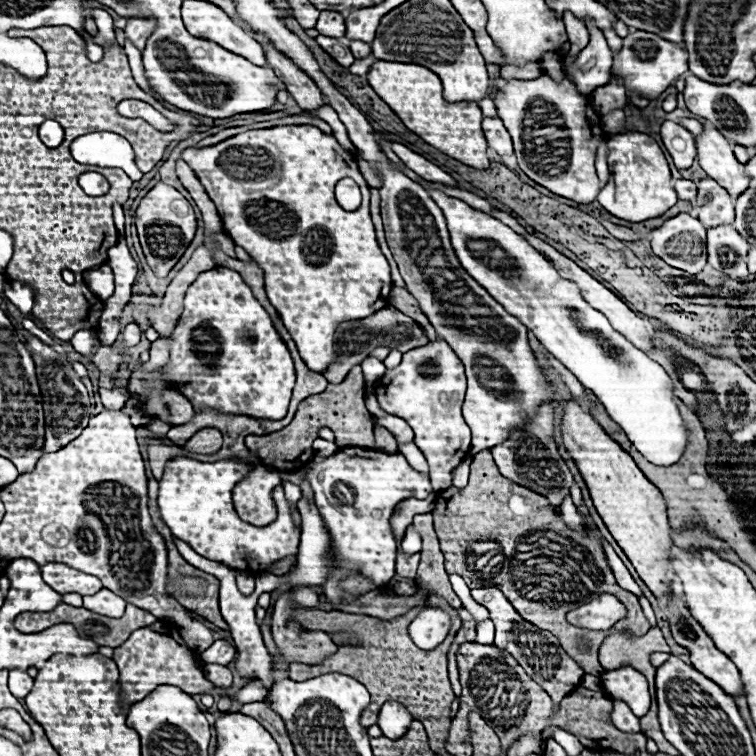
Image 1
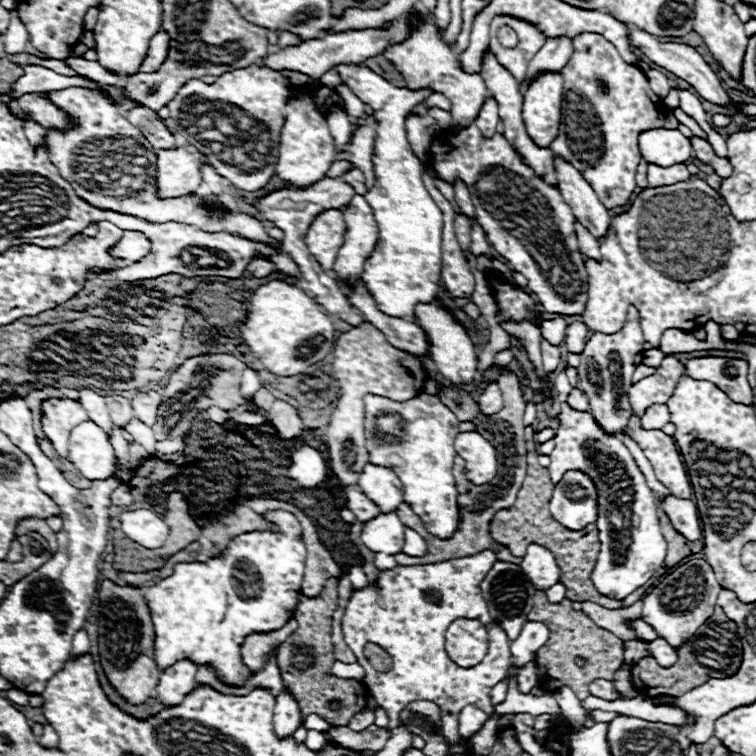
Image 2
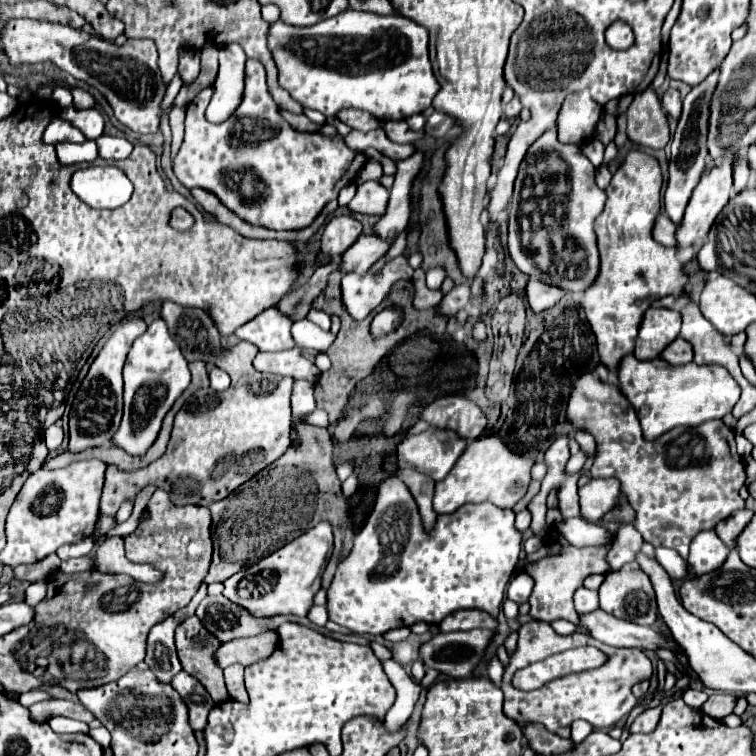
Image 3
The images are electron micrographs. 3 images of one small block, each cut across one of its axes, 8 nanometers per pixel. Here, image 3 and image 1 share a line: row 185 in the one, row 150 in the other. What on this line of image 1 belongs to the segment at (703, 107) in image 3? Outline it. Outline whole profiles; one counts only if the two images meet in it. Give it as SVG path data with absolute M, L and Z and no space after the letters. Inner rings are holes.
M666 120L660 130L662 142L670 156L674 158L676 168L690 168L696 158L696 140L694 136L682 126L672 120Z

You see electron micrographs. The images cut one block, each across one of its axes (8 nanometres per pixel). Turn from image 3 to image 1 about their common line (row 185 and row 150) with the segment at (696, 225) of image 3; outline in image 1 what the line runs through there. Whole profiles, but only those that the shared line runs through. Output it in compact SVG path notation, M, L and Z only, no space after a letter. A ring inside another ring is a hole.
M704 130L700 136L696 136L698 146L698 162L704 168L704 172L714 178L722 188L728 190L732 198L738 198L742 190L750 184L750 176L744 170L744 164L740 164L718 130Z

